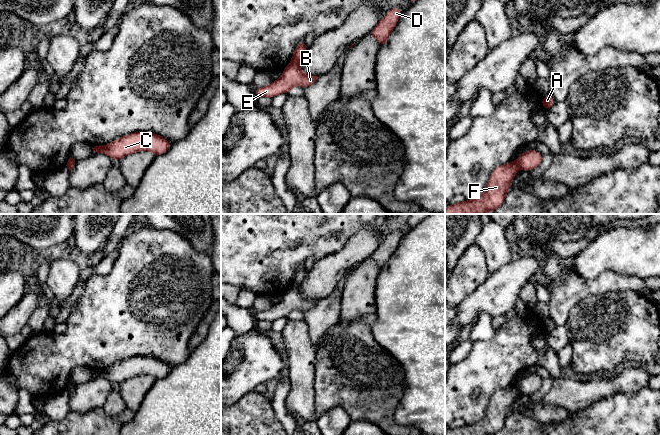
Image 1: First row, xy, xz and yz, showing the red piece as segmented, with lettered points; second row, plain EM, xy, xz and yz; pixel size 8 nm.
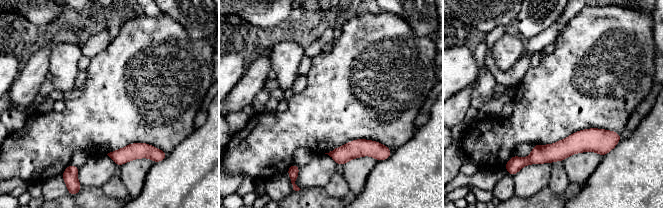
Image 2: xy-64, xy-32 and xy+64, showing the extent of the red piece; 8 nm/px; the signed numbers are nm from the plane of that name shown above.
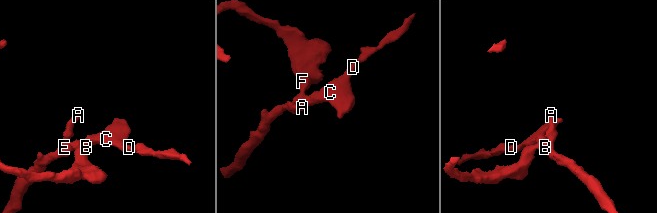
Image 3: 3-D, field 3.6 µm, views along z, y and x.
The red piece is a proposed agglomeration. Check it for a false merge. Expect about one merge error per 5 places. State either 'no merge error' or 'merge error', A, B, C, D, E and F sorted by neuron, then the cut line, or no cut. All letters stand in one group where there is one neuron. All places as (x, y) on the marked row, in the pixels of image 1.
merge error | A B C D E / F | xz (291, 61), (297, 63)

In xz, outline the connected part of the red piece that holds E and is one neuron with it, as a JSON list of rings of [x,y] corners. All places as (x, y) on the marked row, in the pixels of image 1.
[[[291,62],[282,69],[282,77],[274,80],[270,85],[261,88],[254,88],[256,97],[274,98],[283,93],[291,92],[292,88],[297,85],[307,88],[315,83],[319,76],[305,74],[298,63]]]

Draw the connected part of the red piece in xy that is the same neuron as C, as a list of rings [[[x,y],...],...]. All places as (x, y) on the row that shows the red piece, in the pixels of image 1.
[[[134,132],[115,139],[105,146],[91,146],[91,154],[101,152],[113,160],[119,161],[129,154],[140,151],[149,151],[156,156],[162,155],[170,149],[170,146],[171,142],[158,134]]]

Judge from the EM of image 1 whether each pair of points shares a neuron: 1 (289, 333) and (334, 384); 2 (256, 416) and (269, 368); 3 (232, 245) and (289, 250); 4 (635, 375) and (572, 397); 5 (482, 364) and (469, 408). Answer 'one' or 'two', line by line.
1: two
2: two
3: one
4: one
5: one

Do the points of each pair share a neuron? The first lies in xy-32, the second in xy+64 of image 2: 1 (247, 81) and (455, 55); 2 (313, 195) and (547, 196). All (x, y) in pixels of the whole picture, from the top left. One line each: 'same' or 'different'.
1: different
2: same

